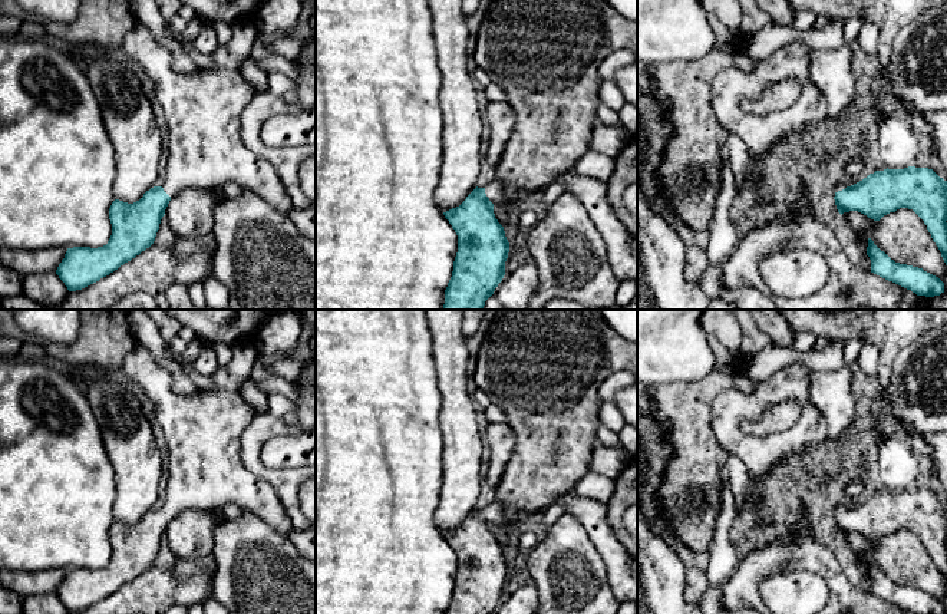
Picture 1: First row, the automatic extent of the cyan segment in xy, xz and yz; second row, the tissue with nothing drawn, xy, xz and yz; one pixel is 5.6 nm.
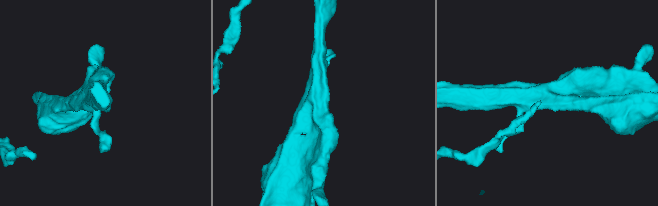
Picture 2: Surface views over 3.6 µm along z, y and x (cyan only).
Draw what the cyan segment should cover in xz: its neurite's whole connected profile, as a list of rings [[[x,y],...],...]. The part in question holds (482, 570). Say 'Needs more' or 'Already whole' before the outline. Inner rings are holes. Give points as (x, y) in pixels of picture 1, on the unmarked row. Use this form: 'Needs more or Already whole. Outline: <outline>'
Needs more. Outline: [[[494,501],[485,509],[476,508],[459,528],[443,534],[458,557],[458,574],[445,614],[494,614],[502,603],[509,564],[494,531],[509,522],[505,506]]]

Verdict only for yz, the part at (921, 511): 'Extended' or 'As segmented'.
Extended

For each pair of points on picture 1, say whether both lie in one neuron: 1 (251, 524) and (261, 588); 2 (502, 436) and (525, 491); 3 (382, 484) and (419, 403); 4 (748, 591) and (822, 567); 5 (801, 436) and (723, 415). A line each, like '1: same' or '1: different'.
1: same
2: different
3: same
4: same
5: same

